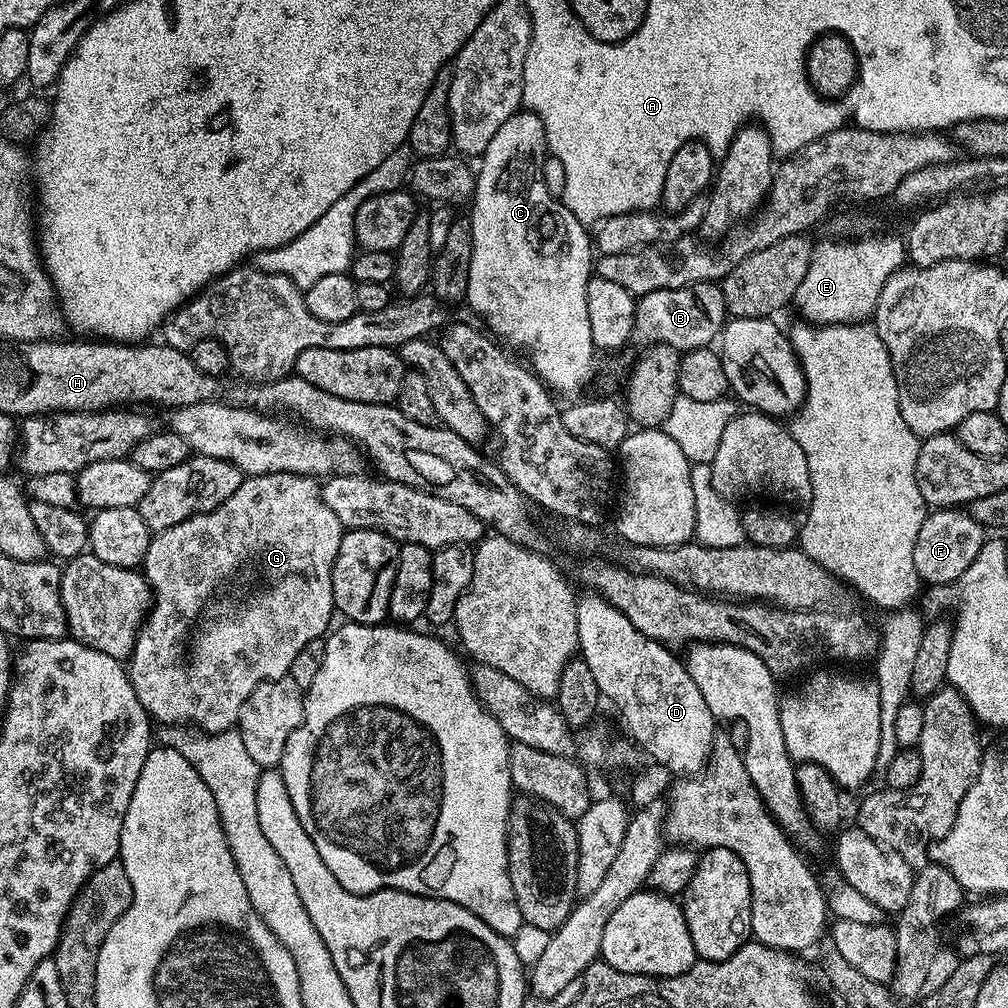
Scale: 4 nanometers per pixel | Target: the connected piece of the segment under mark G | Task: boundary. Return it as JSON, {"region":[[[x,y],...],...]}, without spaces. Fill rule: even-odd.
{"region":[[[270,472],[245,478],[242,486],[238,486],[238,490],[234,490],[234,494],[230,494],[230,498],[226,498],[226,502],[222,502],[222,506],[212,512],[191,516],[186,518],[186,522],[178,522],[178,526],[170,526],[155,533],[142,565],[142,575],[152,588],[152,607],[144,617],[144,625],[140,627],[140,633],[132,646],[132,655],[126,661],[128,677],[138,694],[138,702],[142,702],[149,717],[160,726],[191,726],[207,733],[235,729],[246,698],[254,694],[257,686],[267,680],[277,680],[288,675],[298,650],[302,650],[306,642],[321,639],[329,631],[328,623],[336,612],[332,589],[334,558],[338,558],[338,546],[345,531],[338,514],[334,514],[334,510],[326,506],[322,484],[317,477],[299,476],[290,472]]]}

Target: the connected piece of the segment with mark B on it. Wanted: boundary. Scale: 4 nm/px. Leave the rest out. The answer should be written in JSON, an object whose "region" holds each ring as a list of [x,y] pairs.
{"region":[[[716,282],[654,290],[636,301],[635,335],[648,344],[674,346],[682,354],[709,347],[719,337],[725,323],[724,295]]]}

